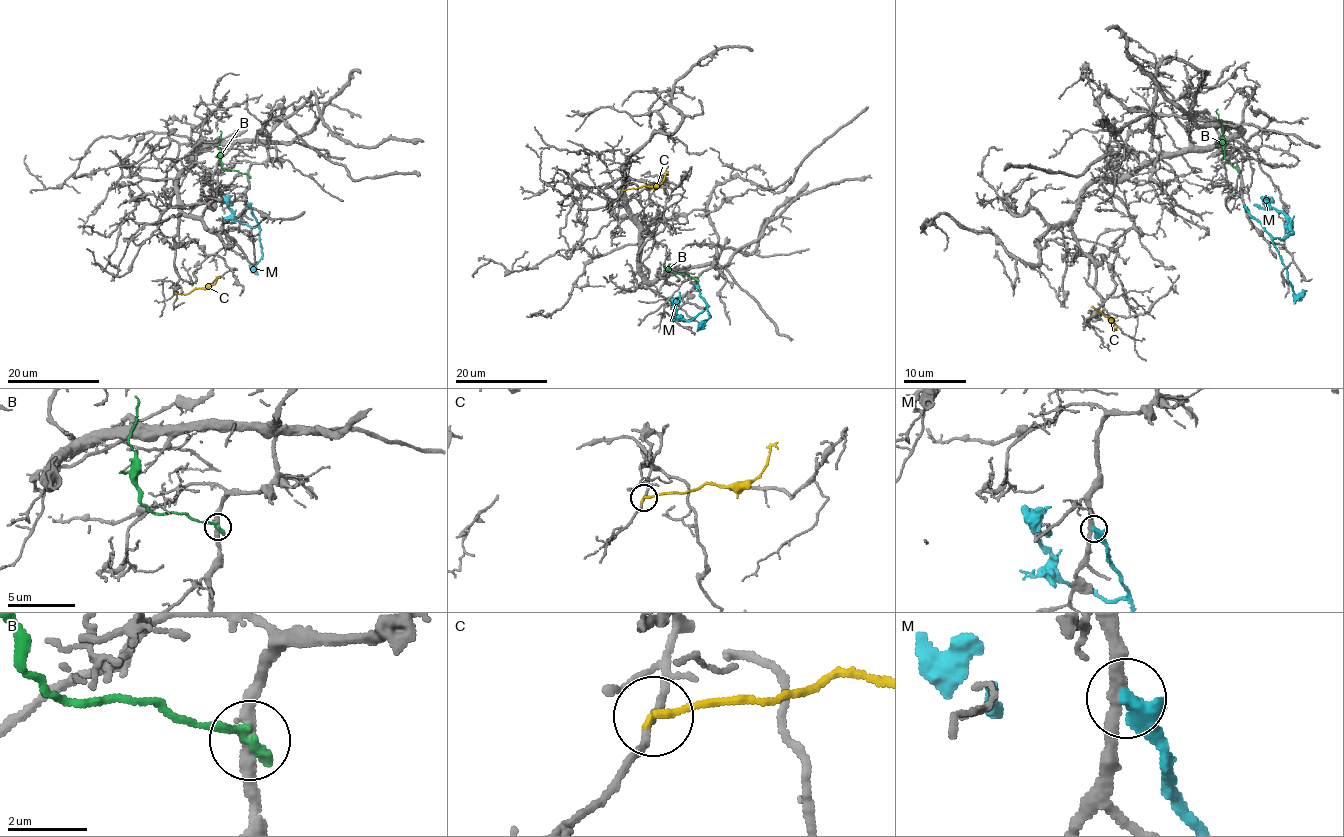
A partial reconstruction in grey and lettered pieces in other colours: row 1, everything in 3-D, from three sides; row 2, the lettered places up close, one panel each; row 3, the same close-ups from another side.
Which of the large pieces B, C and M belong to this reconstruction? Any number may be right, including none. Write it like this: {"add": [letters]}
{"add": []}

